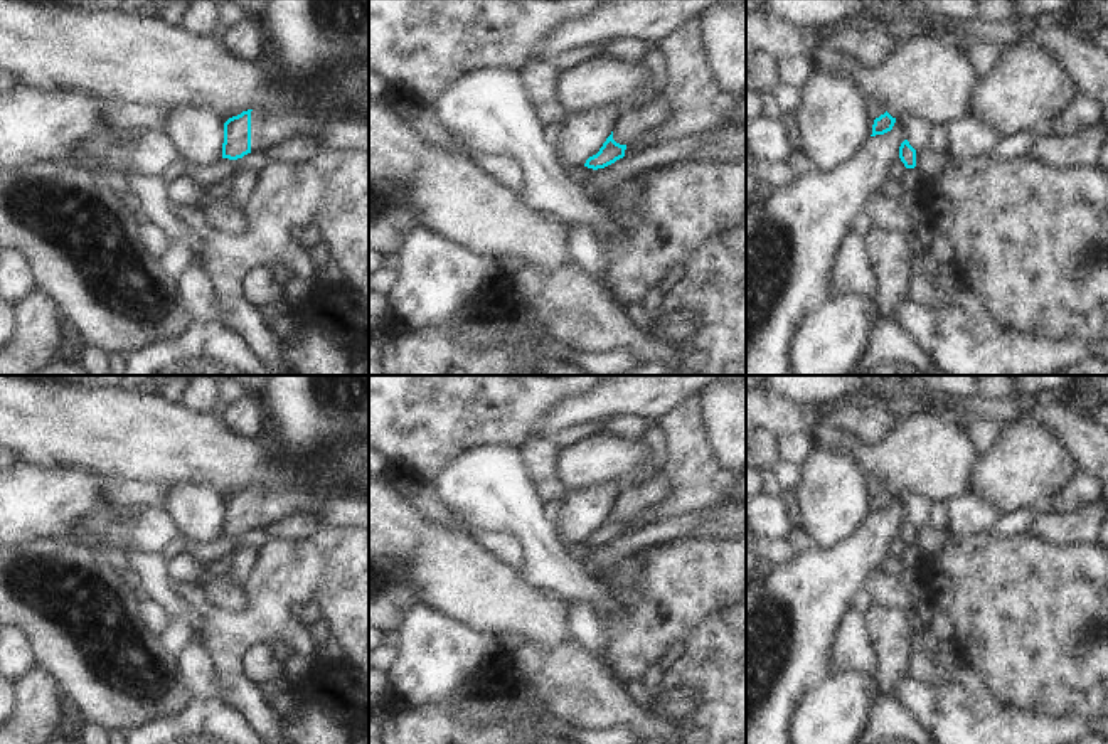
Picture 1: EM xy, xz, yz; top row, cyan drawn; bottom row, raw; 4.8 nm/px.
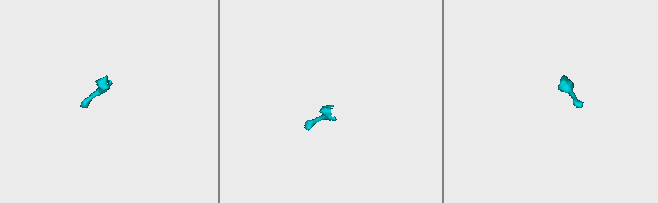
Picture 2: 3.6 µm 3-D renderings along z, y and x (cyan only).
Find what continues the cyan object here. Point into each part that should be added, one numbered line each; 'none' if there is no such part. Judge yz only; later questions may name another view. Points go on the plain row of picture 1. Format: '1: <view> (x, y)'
1: yz (874, 487)

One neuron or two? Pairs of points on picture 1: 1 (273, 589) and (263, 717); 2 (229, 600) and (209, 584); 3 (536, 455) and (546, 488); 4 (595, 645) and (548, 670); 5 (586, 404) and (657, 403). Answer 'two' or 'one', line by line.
1: one
2: one
3: one
4: two
5: one

